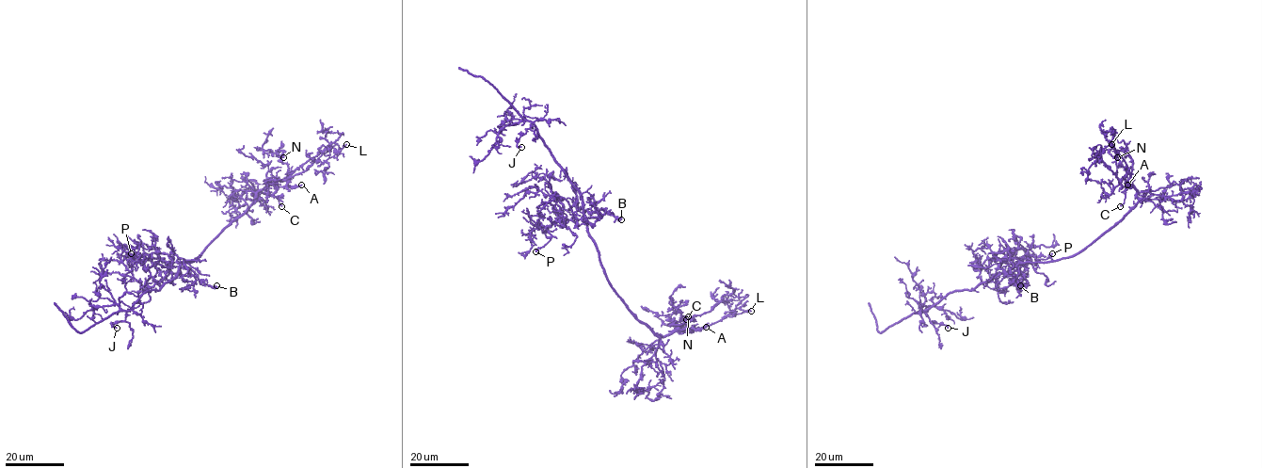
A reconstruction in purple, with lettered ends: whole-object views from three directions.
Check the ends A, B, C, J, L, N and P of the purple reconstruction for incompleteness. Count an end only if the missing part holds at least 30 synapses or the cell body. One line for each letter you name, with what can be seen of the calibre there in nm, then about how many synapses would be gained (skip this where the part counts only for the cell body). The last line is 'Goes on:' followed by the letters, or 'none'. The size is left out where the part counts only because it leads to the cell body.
A: calibre 190 nm; 45 synapses
J: calibre 180 nm; 30 synapses
Goes on: A, J

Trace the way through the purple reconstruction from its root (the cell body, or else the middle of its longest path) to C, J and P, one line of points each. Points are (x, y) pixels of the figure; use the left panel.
C: (193, 261), (250, 205), (258, 191), (269, 185), (286, 183), (285, 179), (271, 177), (267, 192), (281, 206)
J: (193, 261), (180, 262), (179, 271), (172, 279), (158, 290), (145, 292), (125, 319), (112, 325), (117, 328)
P: (193, 261), (165, 262), (147, 254), (141, 255), (146, 259), (140, 259), (131, 253)

